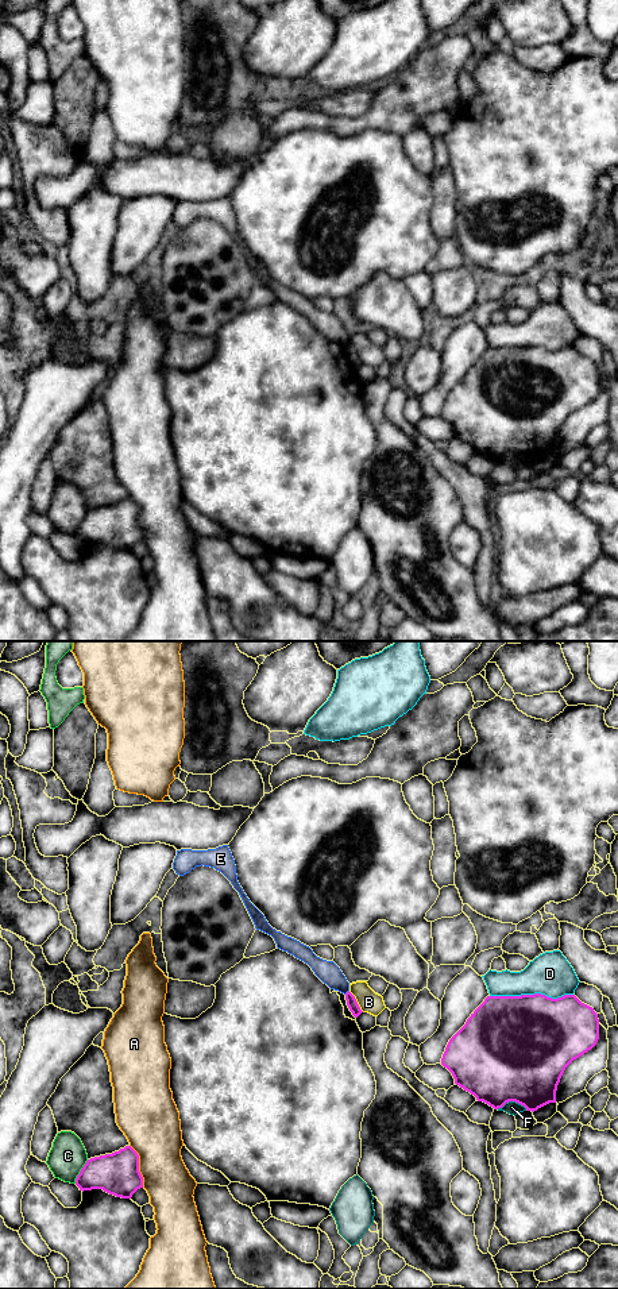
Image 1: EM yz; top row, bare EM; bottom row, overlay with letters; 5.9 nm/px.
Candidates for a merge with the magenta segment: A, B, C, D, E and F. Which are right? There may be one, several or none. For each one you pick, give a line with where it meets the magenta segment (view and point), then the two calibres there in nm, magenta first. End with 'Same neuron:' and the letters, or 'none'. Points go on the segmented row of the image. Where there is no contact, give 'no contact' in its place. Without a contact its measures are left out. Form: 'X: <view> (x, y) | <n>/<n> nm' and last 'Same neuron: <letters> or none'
Same neuron: none

